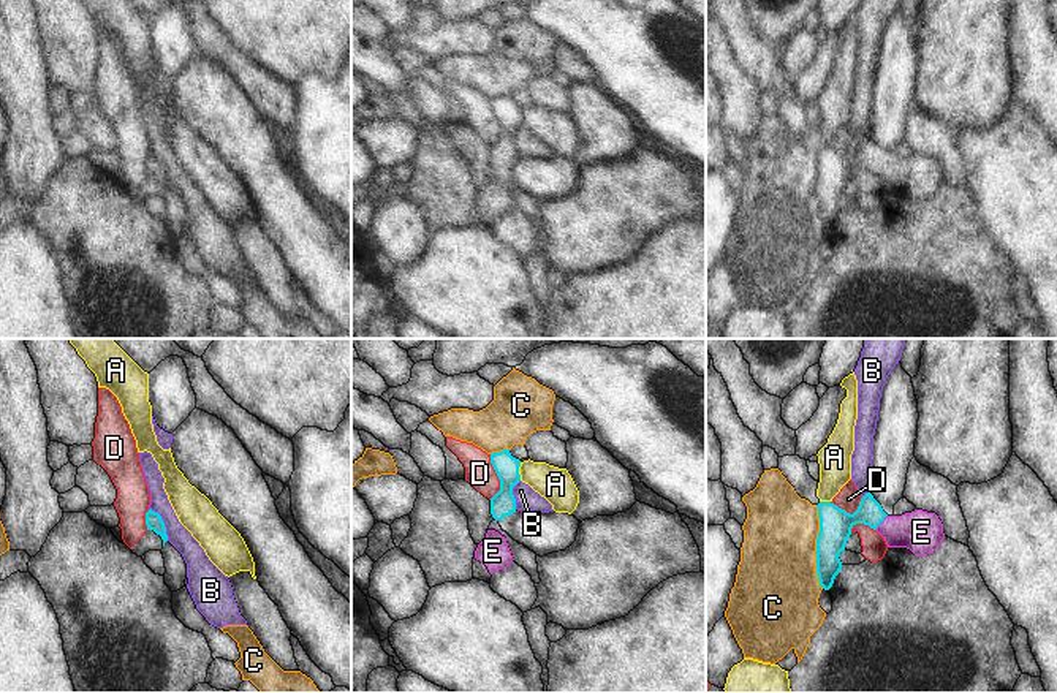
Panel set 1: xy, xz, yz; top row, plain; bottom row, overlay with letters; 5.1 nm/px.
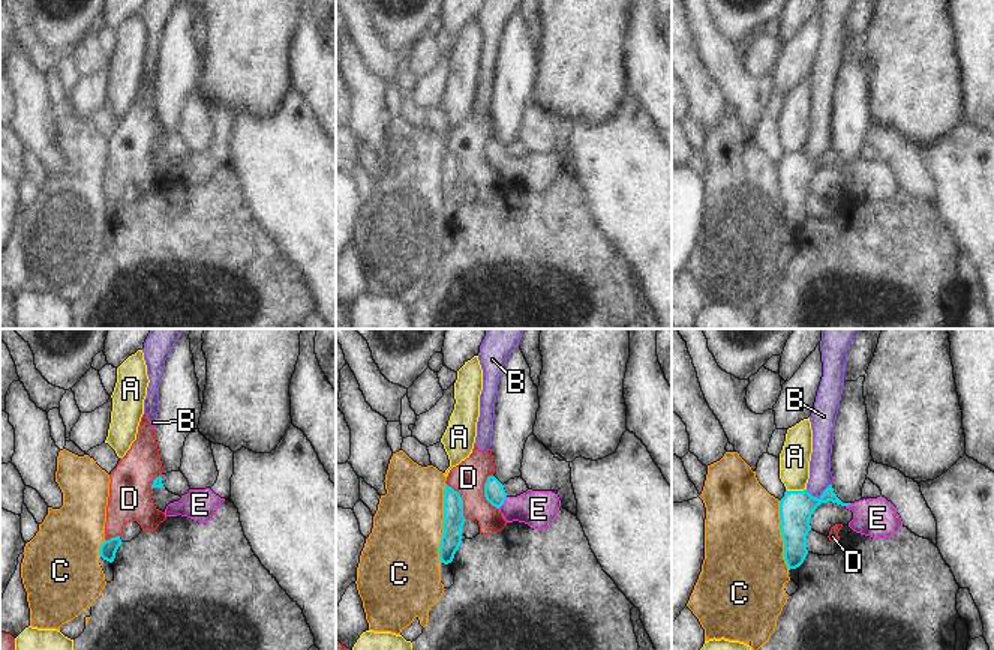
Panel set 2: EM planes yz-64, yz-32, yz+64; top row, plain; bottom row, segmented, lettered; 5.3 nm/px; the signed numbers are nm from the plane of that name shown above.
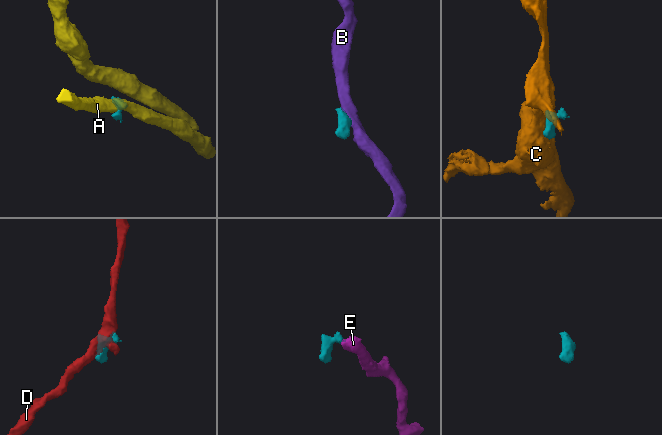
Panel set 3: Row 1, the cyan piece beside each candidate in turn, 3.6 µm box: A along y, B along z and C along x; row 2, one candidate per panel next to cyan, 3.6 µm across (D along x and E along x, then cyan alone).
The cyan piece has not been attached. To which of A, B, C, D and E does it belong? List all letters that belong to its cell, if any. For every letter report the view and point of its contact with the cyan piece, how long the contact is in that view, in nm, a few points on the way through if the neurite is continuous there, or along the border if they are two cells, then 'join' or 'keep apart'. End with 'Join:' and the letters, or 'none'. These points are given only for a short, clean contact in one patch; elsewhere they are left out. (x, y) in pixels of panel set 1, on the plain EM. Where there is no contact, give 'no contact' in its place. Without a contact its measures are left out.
A: meets cyan in xz at (518, 117); contact 100 nm long; border along xz (521, 108), (519, 125); keep apart
B: meets cyan in xy at (163, 168); contact 190 nm long; border along xy (149, 154), (160, 162), (168, 185); keep apart
C: meets cyan in yz at (817, 192); contact 420 nm long; border along yz (815, 151), (818, 163), (815, 219), (823, 233); keep apart
D: meets cyan in xz at (497, 121); contact 240 nm long; border along xz (489, 100), (489, 108), (499, 125), (499, 136), (491, 144); keep apart
E: meets cyan in yz at (882, 166); contact 100 nm long; runs through yz (836, 170), (855, 163), (882, 166), (896, 176), (921, 177); join
Join: E

